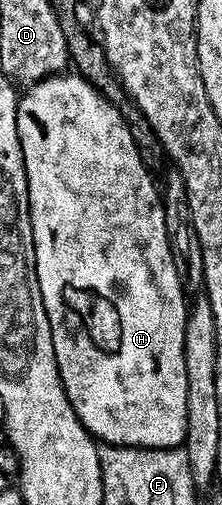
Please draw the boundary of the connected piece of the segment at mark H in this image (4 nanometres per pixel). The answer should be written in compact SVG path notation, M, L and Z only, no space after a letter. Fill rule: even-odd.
M54 74L49 79L41 80L39 83L32 85L26 92L29 93L26 96L24 93L17 101L17 133L21 139L21 149L25 159L25 173L29 183L29 217L33 227L33 249L35 250L35 266L37 267L37 277L39 278L39 290L41 291L43 306L51 326L51 342L55 346L55 362L59 370L59 378L63 382L67 398L71 402L75 414L81 419L81 425L89 431L90 436L98 441L122 448L140 448L142 450L160 450L184 445L185 427L187 426L187 366L185 365L185 317L187 315L187 299L185 300L185 298L187 298L187 292L183 287L183 277L177 273L175 262L172 261L167 226L165 225L162 193L159 191L159 188L153 185L153 180L149 177L152 176L150 169L146 168L145 163L139 158L139 150L127 130L125 120L119 114L119 110L115 110L115 106L111 106L111 102L107 102L107 98L102 96L96 88L88 84L83 77L76 74Z

